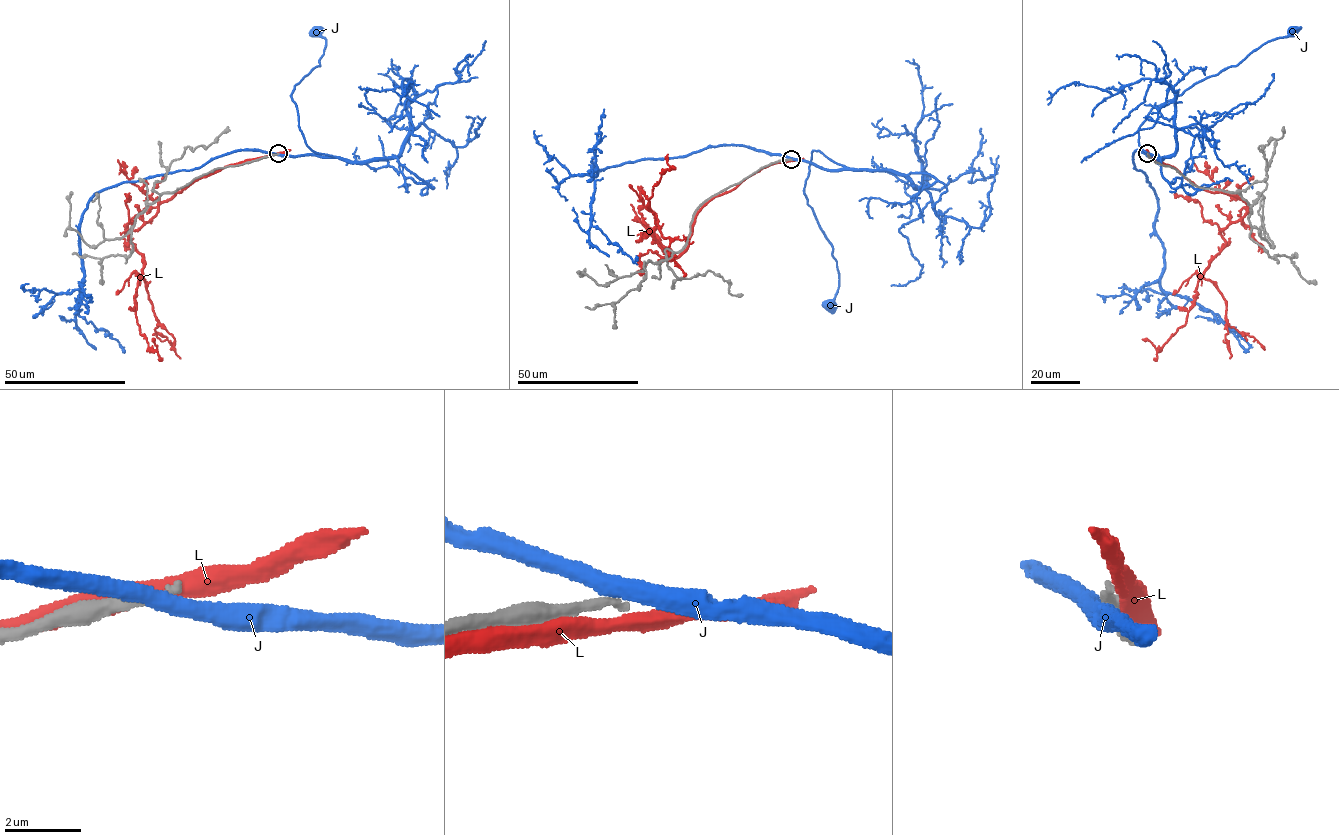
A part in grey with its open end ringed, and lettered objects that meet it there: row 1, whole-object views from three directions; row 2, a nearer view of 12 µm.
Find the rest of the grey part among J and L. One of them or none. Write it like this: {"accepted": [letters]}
{"accepted": []}

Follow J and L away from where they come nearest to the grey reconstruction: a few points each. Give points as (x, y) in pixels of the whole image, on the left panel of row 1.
J: (277, 154), (332, 156), (314, 152), (307, 145), (291, 94), (294, 86), (319, 65), (326, 39), (317, 31)
L: (278, 153), (200, 177), (128, 235), (143, 257), (137, 322), (153, 351), (155, 339)

